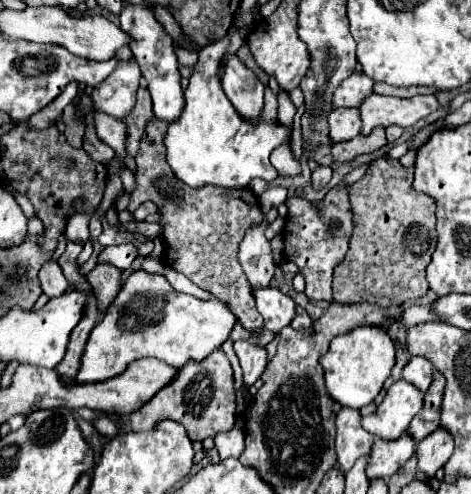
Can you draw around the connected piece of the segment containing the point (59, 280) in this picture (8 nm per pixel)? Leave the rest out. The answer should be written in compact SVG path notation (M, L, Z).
M53 260L45 262L45 266L41 268L39 272L41 276L41 288L43 288L43 294L47 294L49 298L55 298L55 296L61 296L67 288L69 288L69 282L65 280L63 272L61 272L61 266Z

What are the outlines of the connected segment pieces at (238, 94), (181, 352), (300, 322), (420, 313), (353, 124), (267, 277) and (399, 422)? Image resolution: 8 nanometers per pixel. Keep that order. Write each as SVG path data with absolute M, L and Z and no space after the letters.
M237 56L227 58L223 72L225 74L221 82L229 102L235 106L237 114L245 118L245 122L257 124L263 110L263 84L243 62L239 62Z
M137 270L129 276L127 284L117 294L115 302L107 308L101 322L95 324L87 340L79 384L105 382L123 374L129 362L139 358L159 358L171 366L185 366L189 360L201 362L229 338L237 318L229 306L215 296L199 300L189 294L175 292L165 276L147 274Z
M297 308L297 316L291 322L293 330L303 330L305 334L313 334L313 320L309 318L309 314L303 308Z
M415 304L404 310L401 320L397 320L397 322L405 324L405 326L415 326L417 322L438 320L438 316L431 310L431 304Z
M357 108L333 110L333 114L327 116L327 124L331 142L345 142L361 132L361 118L357 116Z
M263 222L261 226L253 226L253 230L247 230L239 248L239 262L251 284L251 290L269 286L275 272L273 252L269 240L265 238L265 228L267 224Z
M395 382L377 410L361 420L361 426L383 440L397 440L409 428L413 416L421 410L421 390L413 390L409 382Z

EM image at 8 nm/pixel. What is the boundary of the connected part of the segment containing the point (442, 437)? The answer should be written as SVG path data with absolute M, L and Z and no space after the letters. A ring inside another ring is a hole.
M437 428L433 434L429 434L417 444L419 470L423 470L427 476L435 476L435 472L447 464L451 454L453 436L445 428Z

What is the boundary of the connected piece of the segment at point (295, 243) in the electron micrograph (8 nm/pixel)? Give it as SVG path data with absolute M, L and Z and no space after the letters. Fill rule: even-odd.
M335 186L323 200L323 210L317 212L309 200L299 196L289 196L285 206L289 208L285 230L283 230L283 256L285 260L297 264L305 278L305 296L309 300L327 300L333 302L331 296L331 276L335 266L343 260L349 248L349 234L353 230L351 206L349 206L349 186Z

